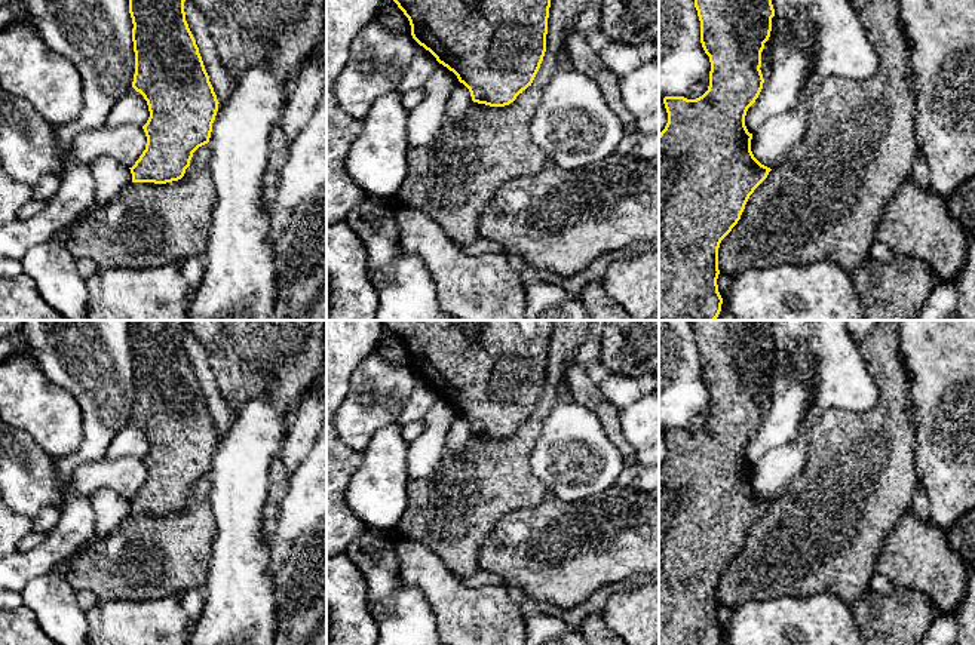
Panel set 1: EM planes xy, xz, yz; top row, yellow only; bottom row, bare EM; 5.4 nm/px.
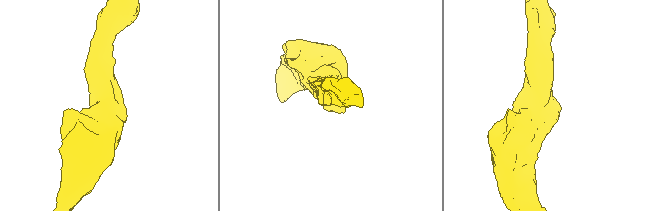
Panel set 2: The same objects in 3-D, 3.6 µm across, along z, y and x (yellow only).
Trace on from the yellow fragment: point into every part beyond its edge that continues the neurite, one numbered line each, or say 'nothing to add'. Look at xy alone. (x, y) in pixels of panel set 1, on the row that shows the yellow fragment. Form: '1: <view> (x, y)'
nothing to add

